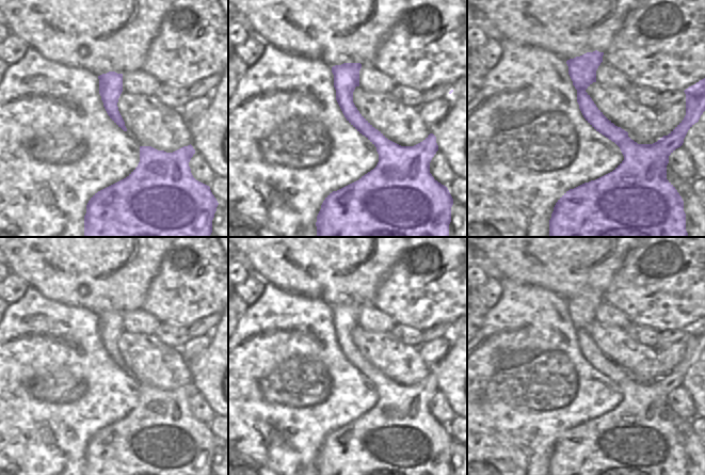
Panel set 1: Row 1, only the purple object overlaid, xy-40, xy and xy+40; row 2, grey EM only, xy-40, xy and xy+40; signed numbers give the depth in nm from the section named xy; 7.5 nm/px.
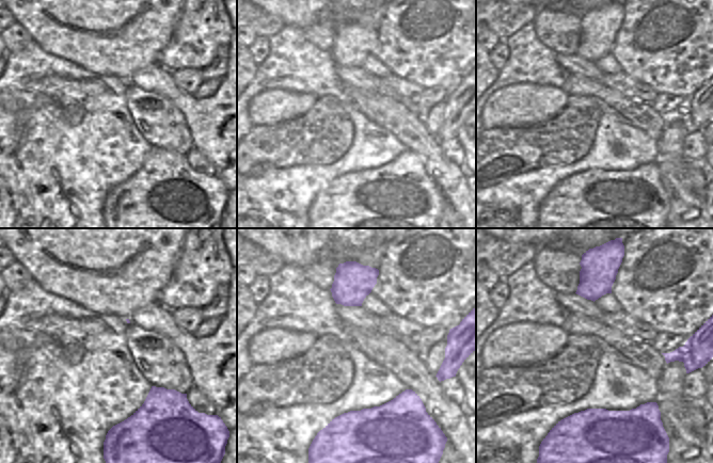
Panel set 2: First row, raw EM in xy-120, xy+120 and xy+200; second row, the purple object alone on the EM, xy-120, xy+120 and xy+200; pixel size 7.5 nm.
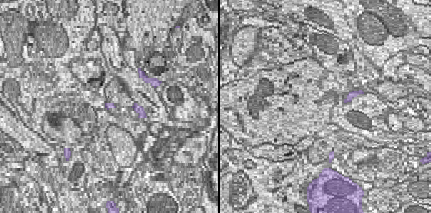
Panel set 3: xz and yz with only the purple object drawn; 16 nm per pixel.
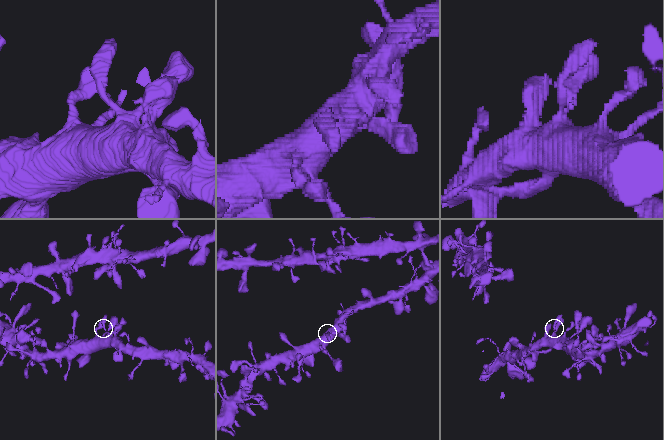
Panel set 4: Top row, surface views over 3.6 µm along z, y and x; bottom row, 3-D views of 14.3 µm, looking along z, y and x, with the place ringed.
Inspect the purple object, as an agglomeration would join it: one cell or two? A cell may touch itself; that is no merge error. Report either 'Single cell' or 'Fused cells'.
Single cell

